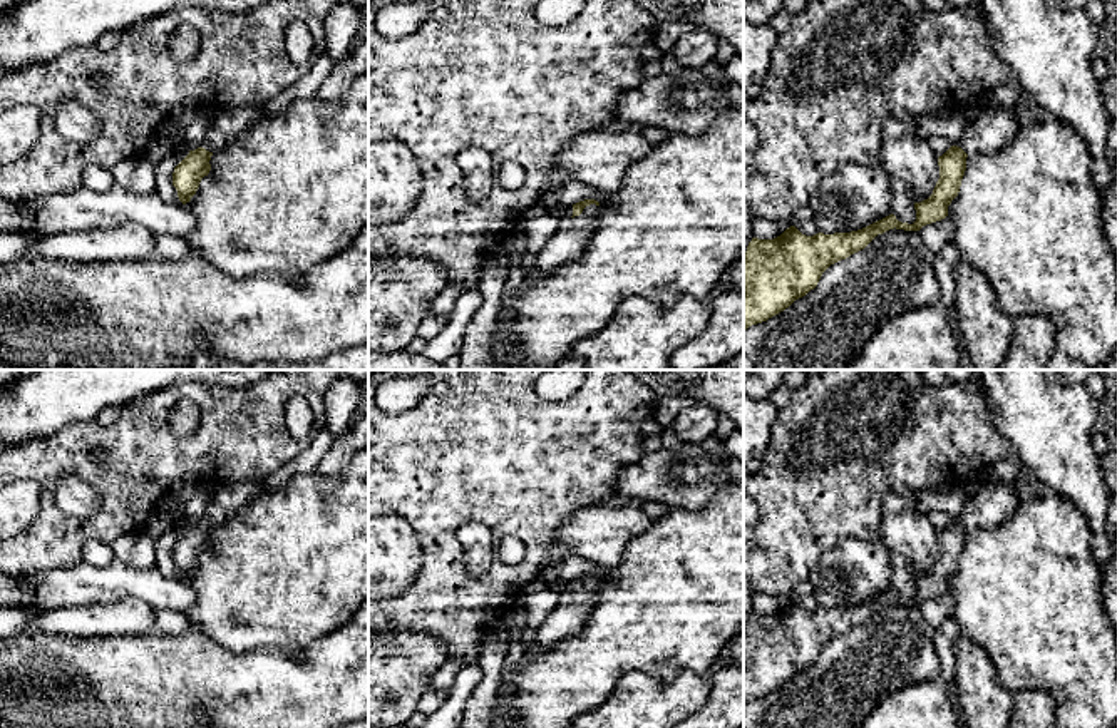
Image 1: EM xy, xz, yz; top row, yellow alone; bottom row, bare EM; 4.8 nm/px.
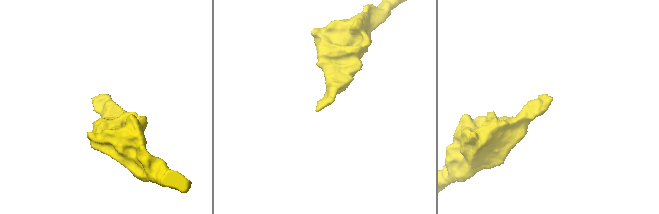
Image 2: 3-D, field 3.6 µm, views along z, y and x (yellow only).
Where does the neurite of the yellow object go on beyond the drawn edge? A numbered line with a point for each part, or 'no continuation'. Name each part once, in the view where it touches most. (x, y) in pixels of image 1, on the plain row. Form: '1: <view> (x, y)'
1: xz (568, 618)

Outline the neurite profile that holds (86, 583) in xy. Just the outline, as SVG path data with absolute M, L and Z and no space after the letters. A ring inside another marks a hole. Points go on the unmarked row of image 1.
M116 557L106 567L82 561L74 567L32 574L0 572L0 606L32 602L54 609L126 597L144 599L154 609L184 613L194 602L194 591L179 574L164 577L156 567L136 569Z

